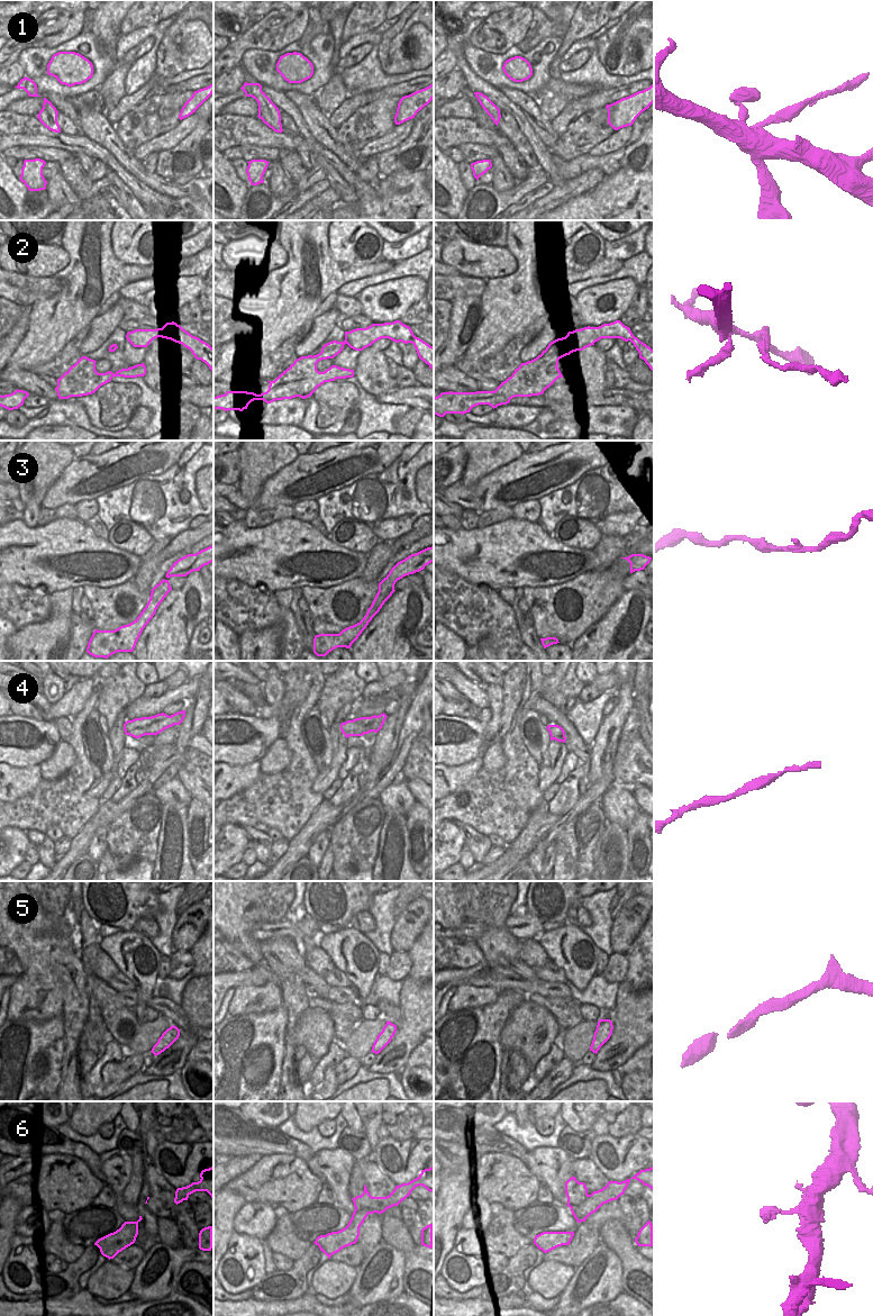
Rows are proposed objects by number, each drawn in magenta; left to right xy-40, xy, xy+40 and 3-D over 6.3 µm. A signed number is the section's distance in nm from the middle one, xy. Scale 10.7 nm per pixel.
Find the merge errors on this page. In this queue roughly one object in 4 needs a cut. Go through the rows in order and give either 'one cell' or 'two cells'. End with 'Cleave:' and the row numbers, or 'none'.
1: one cell
2: two cells
3: one cell
4: one cell
5: one cell
6: one cell
Cleave: 2

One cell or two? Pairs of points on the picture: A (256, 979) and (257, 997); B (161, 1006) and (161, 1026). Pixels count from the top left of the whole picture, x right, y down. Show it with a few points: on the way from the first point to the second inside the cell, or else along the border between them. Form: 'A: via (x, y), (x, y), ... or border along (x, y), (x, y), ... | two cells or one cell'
A: border along (279, 983), (265, 982), (260, 986), (235, 988) | two cells
B: border along (160, 1013), (173, 1024) | two cells

